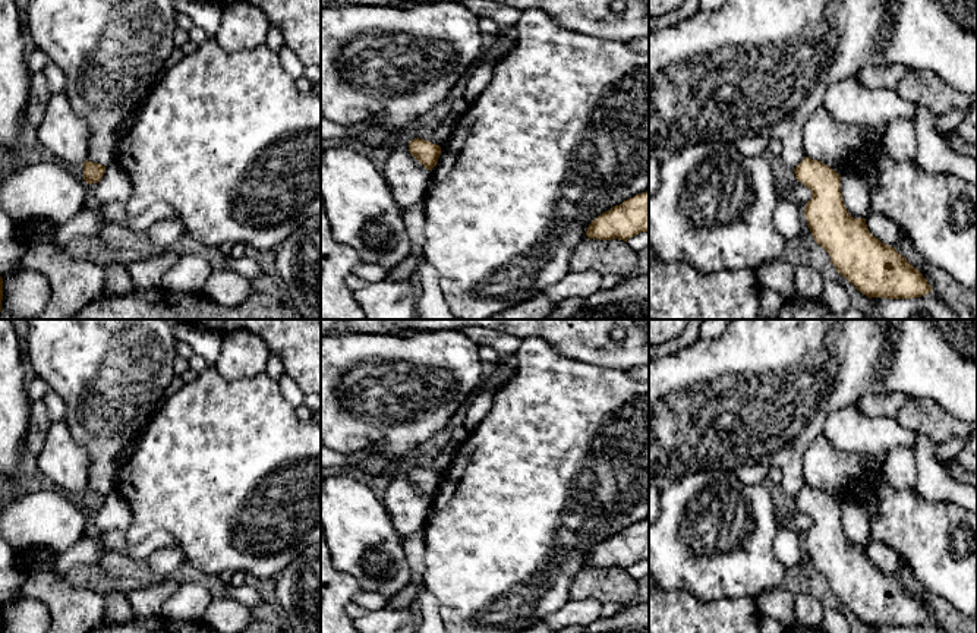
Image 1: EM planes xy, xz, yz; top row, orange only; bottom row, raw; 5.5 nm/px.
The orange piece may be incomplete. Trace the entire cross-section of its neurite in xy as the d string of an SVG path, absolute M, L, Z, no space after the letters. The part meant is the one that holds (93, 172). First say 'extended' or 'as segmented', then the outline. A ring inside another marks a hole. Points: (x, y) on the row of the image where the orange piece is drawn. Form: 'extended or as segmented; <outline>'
as segmented; M86 160L82 166L83 166L83 180L88 185L98 183L105 173L105 166L101 166L98 163L92 163Z

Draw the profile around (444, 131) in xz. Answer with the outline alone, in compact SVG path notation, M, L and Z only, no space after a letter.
M450 113L444 117L444 120L435 127L435 135L438 139L438 145L442 147L451 136L458 120L458 114Z

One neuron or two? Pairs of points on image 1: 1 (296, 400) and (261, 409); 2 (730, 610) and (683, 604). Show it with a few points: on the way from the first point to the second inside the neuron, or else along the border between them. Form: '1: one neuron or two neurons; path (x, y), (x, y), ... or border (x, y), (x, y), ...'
1: two neurons; border (277, 381), (281, 394), (295, 409)
2: one neuron; path (718, 610), (695, 610)

